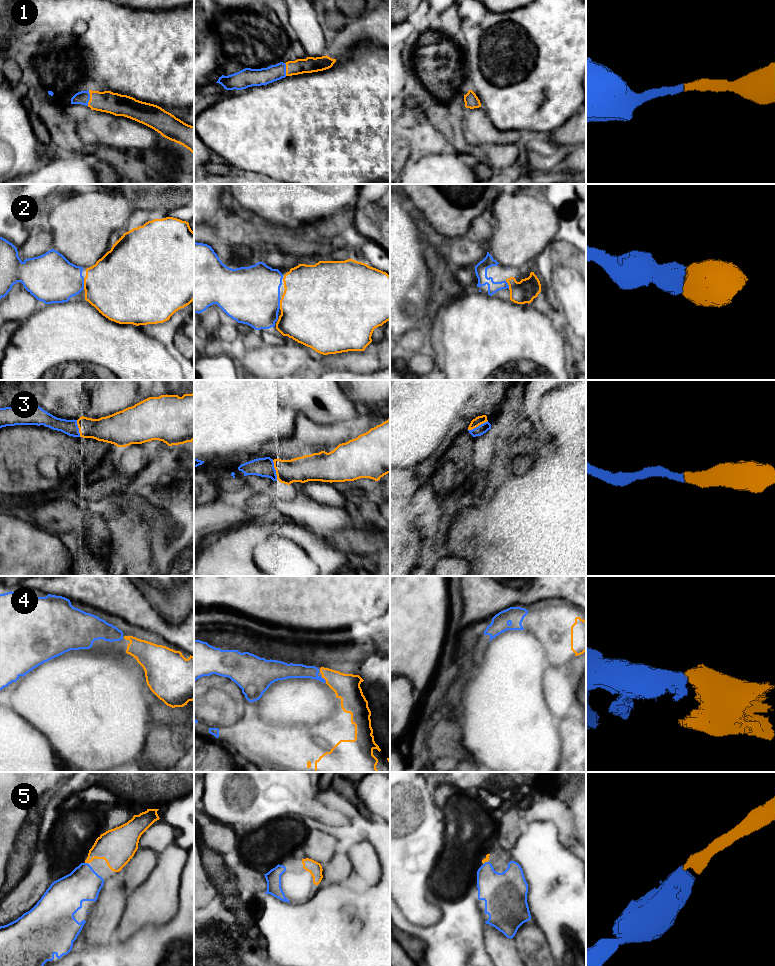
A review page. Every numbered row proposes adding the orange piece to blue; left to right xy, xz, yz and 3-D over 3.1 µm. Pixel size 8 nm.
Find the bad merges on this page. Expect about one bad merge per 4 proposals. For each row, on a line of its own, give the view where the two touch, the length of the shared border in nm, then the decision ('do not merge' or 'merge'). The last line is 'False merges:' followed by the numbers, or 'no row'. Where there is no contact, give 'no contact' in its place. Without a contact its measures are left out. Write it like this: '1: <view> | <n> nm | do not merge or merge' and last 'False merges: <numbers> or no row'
1: xy | 130 nm | merge
2: xy | 90 nm | merge
3: xz | 170 nm | merge
4: xz | 40 nm | merge
5: xy | 30 nm | merge
False merges: no row

